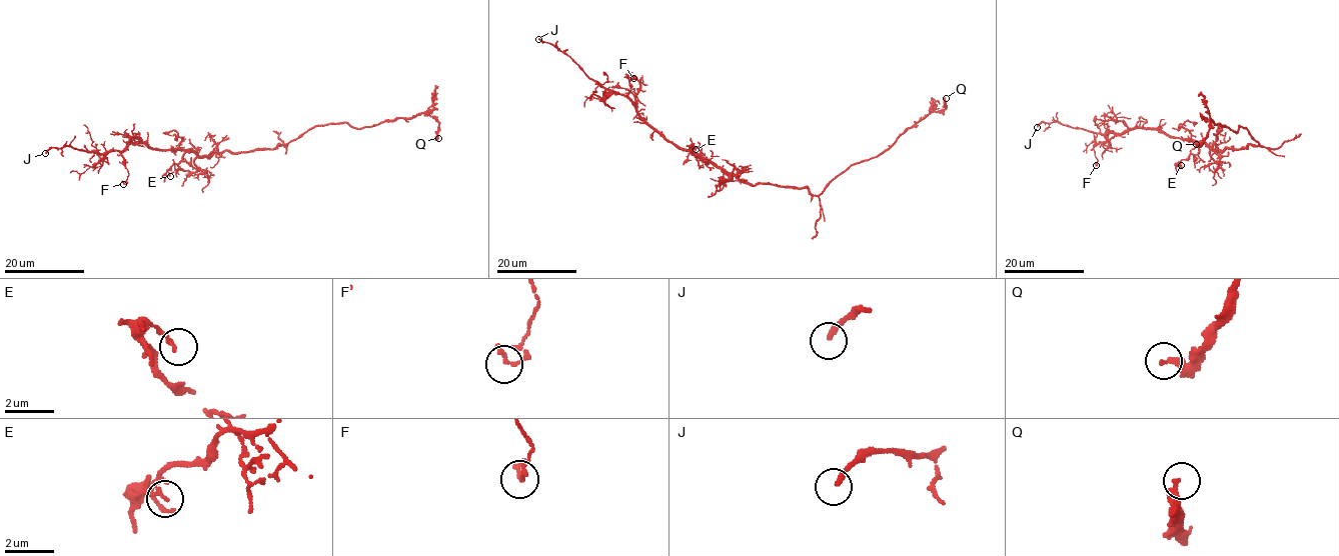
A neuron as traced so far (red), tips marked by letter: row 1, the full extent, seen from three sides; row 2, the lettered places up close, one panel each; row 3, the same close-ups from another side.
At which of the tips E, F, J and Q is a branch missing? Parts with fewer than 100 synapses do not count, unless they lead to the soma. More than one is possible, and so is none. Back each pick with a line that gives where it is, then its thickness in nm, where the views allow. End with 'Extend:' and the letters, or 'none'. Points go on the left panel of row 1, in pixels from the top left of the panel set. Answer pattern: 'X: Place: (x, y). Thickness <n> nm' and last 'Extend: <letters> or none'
J: Place: (45, 153). Thickness 220 nm
Extend: J

